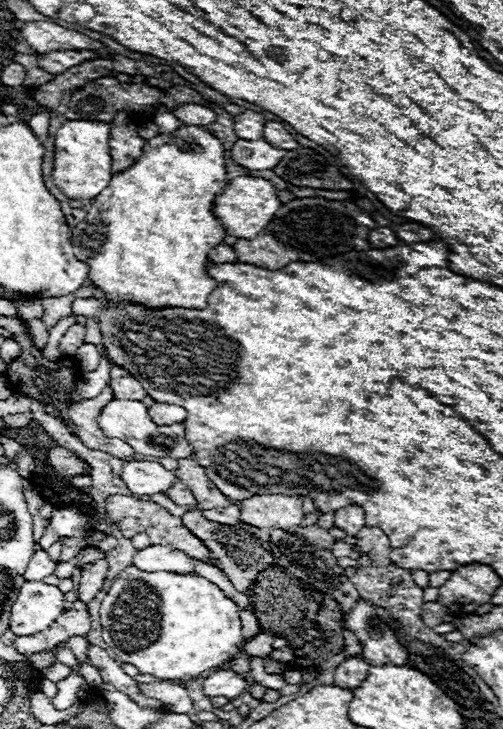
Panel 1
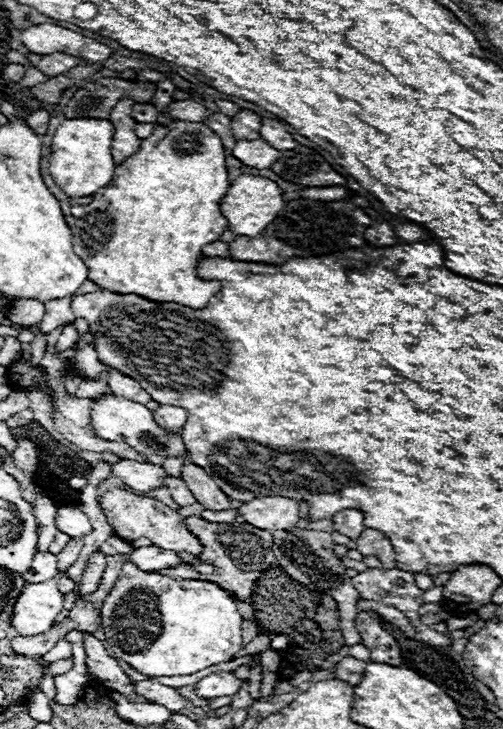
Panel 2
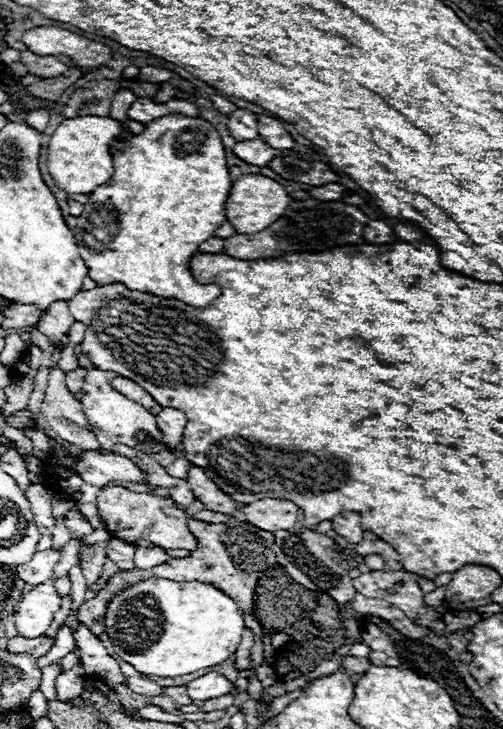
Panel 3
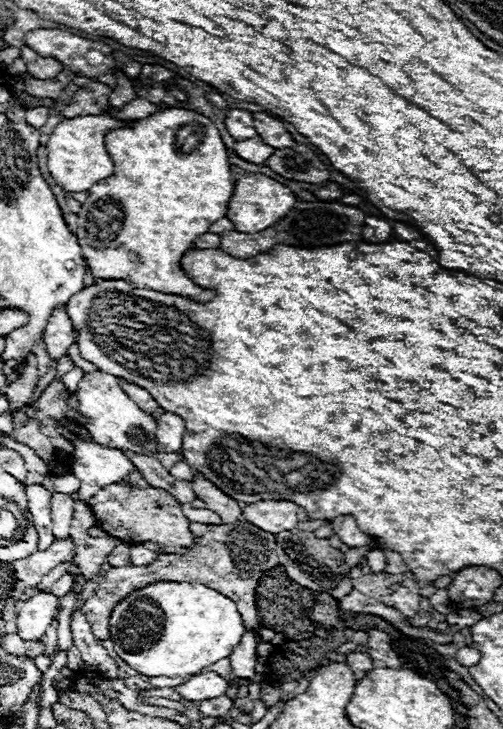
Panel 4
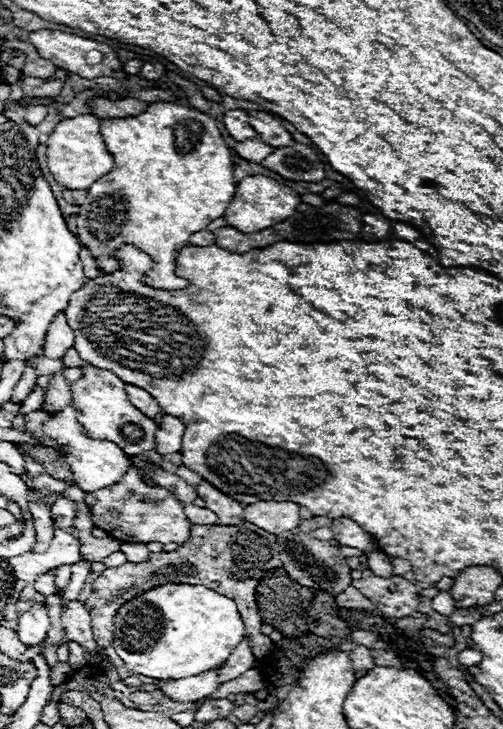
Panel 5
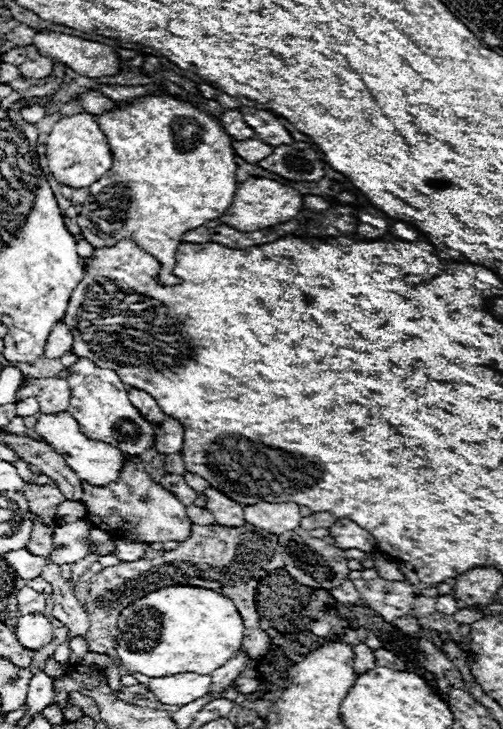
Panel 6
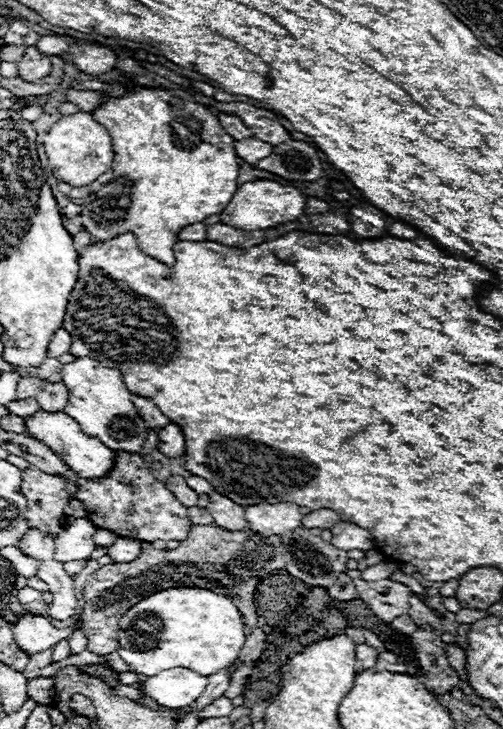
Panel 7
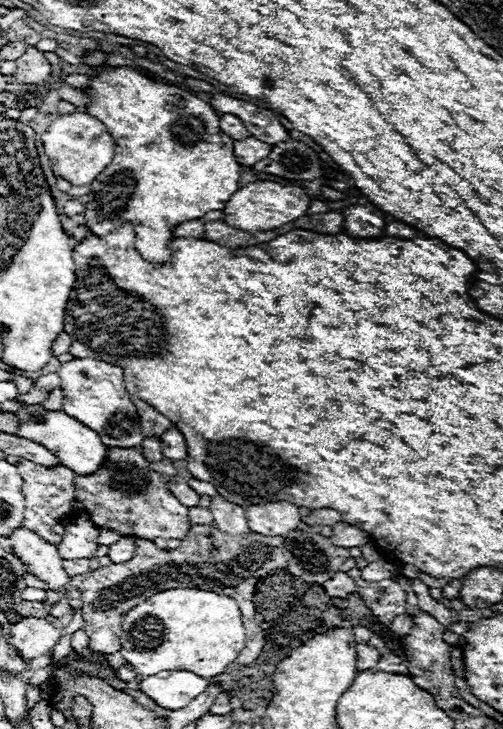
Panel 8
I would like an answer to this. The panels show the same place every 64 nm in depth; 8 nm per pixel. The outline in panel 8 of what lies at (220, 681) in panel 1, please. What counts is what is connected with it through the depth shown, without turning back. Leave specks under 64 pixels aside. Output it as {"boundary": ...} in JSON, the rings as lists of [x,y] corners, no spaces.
{"boundary":[[[166,670],[140,680],[138,690],[166,710],[186,708],[208,686],[208,680],[188,670]]]}

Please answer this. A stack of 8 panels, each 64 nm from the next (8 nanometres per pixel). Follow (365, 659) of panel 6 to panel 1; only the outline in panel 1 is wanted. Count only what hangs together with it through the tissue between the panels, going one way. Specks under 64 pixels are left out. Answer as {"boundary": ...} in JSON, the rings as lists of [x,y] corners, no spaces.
{"boundary":[[[348,658],[344,660],[338,668],[336,668],[336,676],[334,676],[334,684],[340,688],[348,688],[354,690],[358,686],[362,686],[362,682],[368,676],[368,664],[362,658]]]}

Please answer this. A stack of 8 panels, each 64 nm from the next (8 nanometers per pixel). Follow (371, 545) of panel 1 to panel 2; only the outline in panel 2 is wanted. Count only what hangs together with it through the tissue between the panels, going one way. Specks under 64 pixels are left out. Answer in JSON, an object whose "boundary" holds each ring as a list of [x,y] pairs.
{"boundary":[[[364,528],[362,534],[358,536],[356,540],[356,550],[364,556],[376,556],[384,568],[394,568],[396,562],[394,562],[394,548],[390,544],[390,540],[378,532],[378,530],[372,530],[372,528]]]}

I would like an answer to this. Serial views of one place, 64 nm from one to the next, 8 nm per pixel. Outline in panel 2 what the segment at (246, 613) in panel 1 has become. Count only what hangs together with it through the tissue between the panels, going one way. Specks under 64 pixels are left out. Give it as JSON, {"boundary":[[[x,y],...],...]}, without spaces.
{"boundary":[[[252,618],[252,620],[244,620],[242,626],[244,626],[244,628],[242,628],[242,642],[244,642],[244,646],[246,646],[252,638],[258,636],[258,624],[256,624],[256,620]]]}

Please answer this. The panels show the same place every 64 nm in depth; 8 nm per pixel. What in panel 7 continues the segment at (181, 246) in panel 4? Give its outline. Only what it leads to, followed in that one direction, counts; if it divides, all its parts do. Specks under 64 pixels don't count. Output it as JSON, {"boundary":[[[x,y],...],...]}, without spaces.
{"boundary":[[[126,86],[136,92],[122,98],[106,96],[106,102],[92,112],[94,120],[98,120],[112,138],[114,162],[110,170],[98,178],[98,184],[90,184],[90,196],[84,202],[80,220],[84,230],[92,236],[92,242],[104,242],[124,232],[132,232],[142,252],[154,256],[166,266],[174,266],[172,246],[178,242],[178,232],[184,226],[220,214],[238,188],[238,156],[234,152],[234,138],[224,132],[218,118],[206,106],[194,102],[194,98],[184,90]]]}

